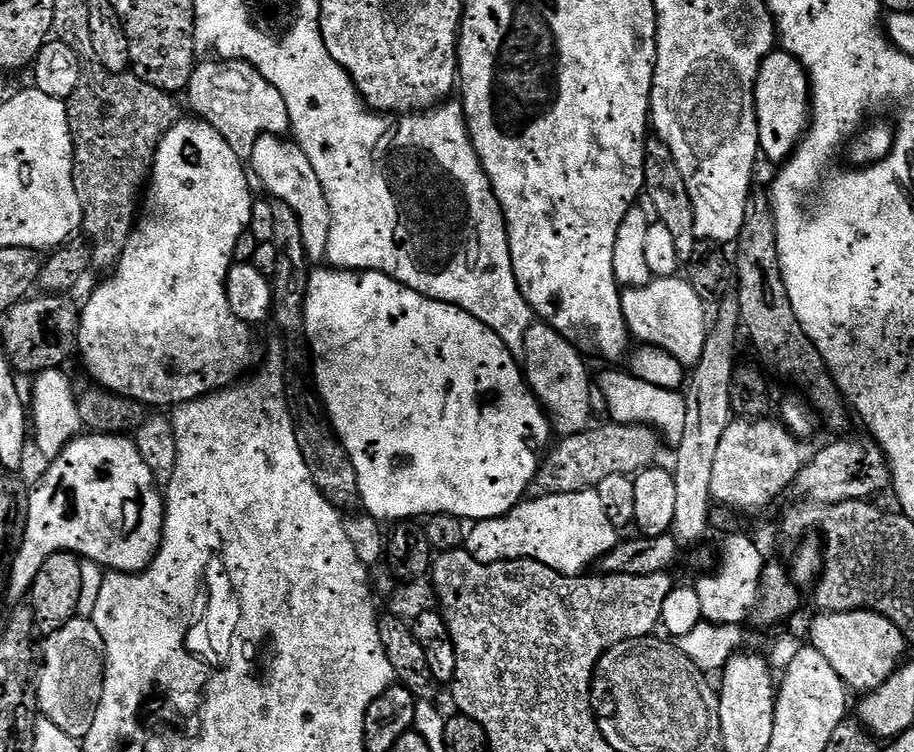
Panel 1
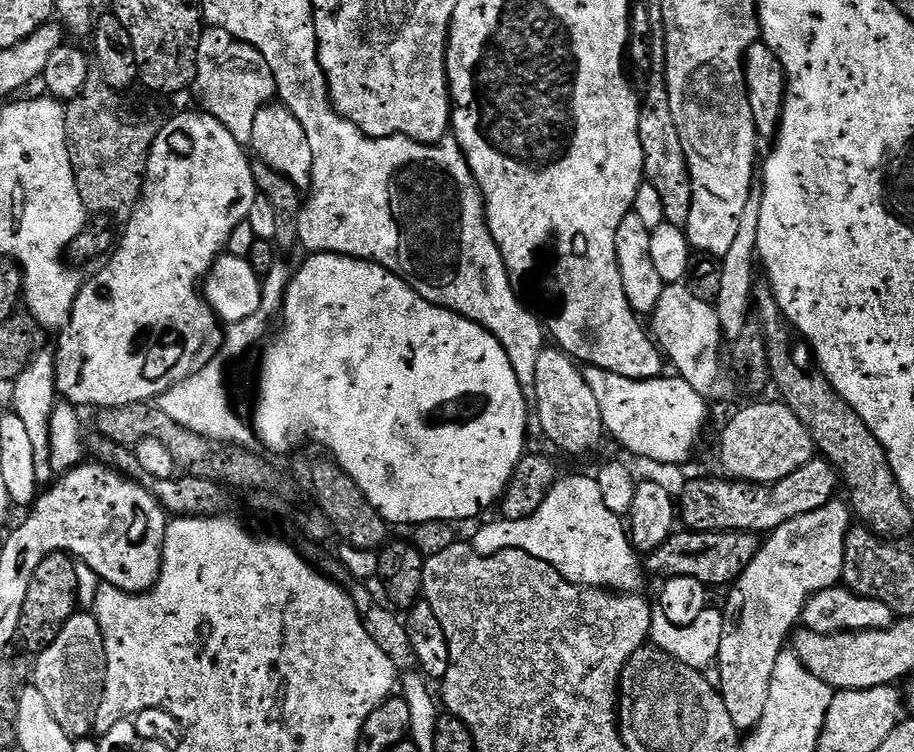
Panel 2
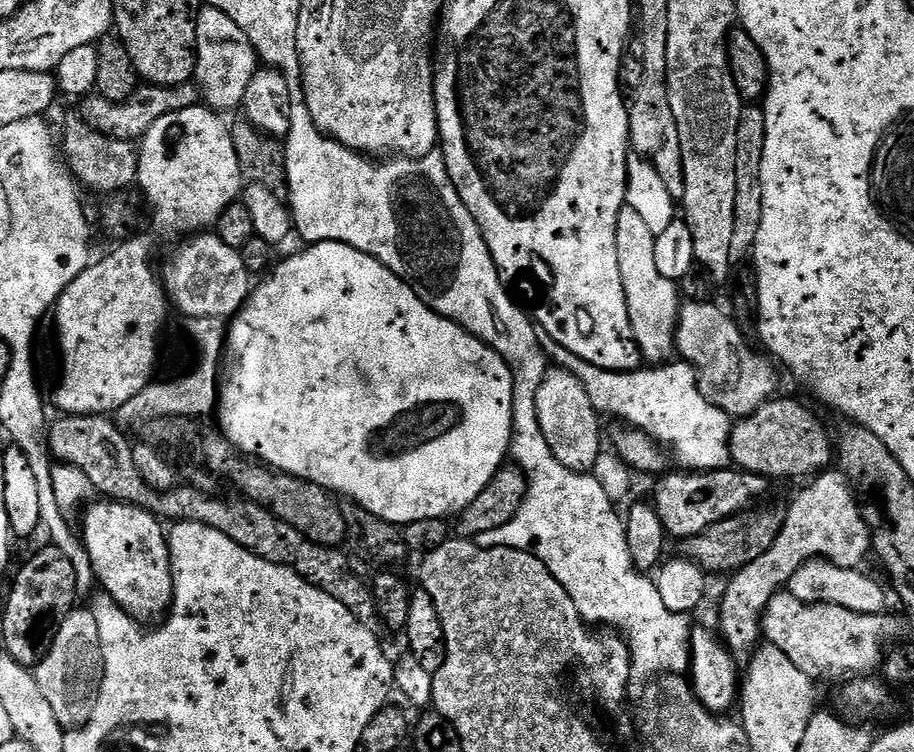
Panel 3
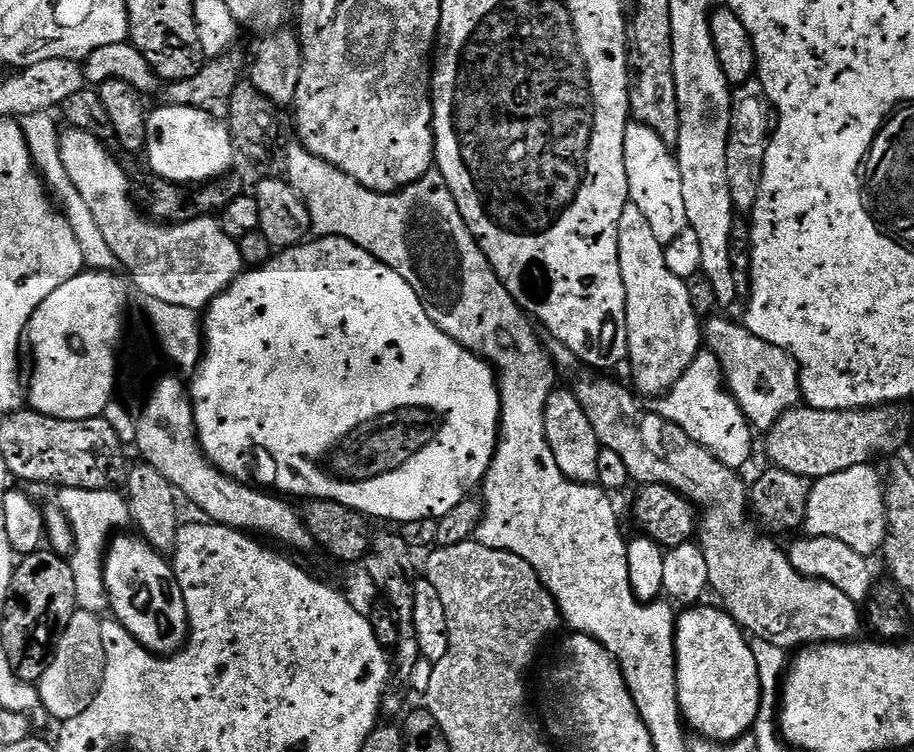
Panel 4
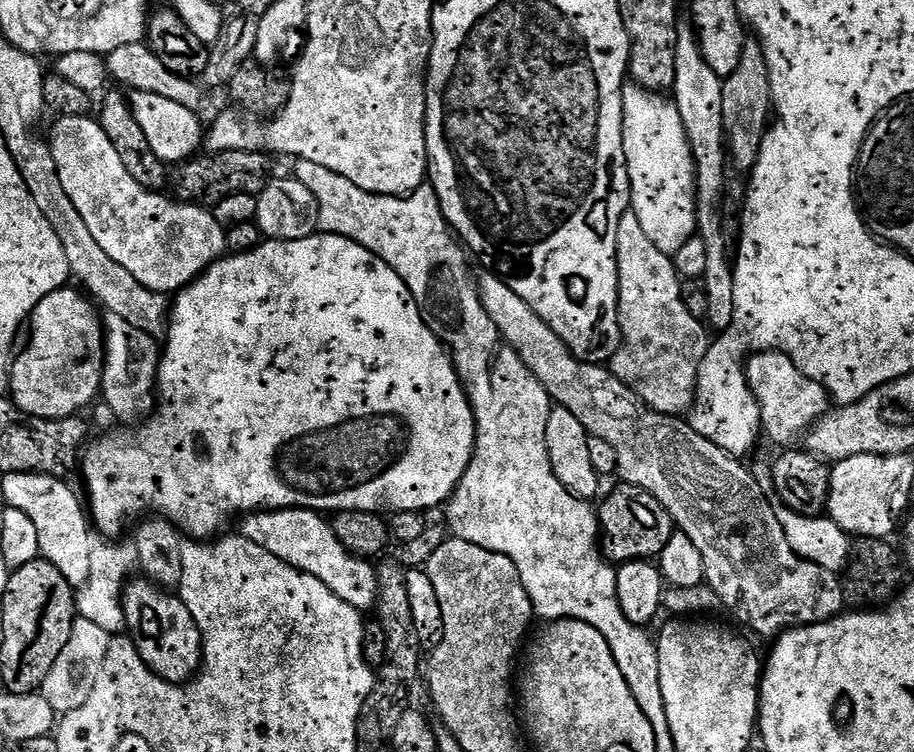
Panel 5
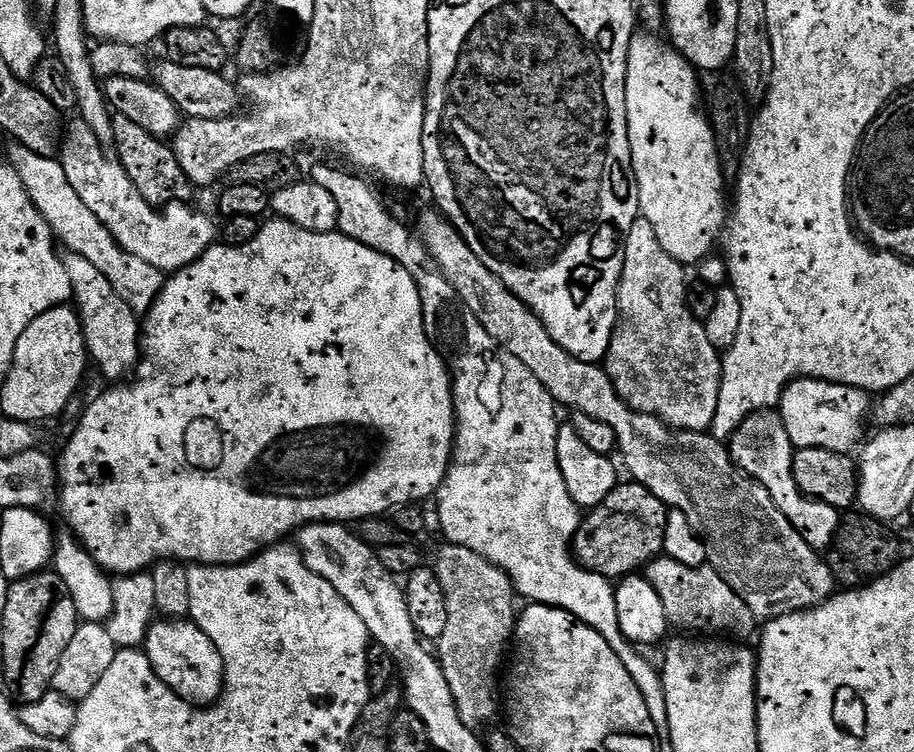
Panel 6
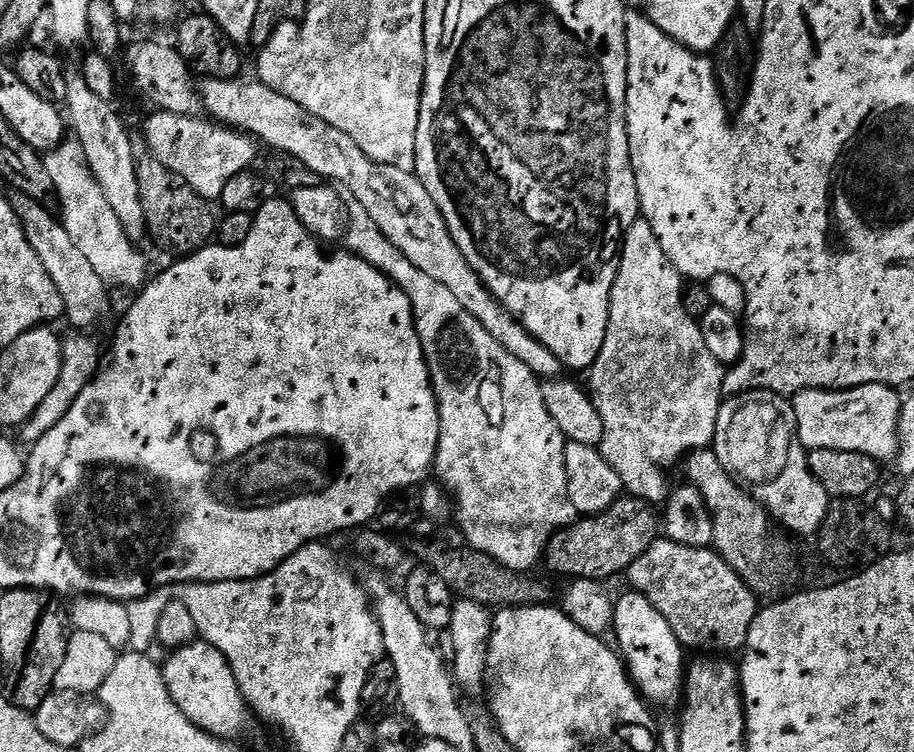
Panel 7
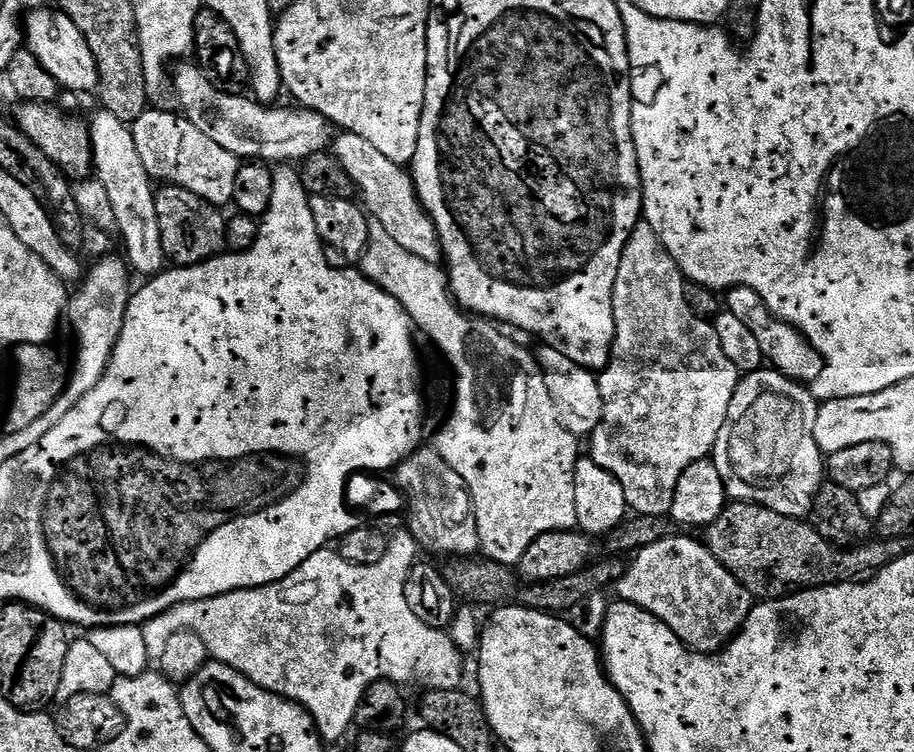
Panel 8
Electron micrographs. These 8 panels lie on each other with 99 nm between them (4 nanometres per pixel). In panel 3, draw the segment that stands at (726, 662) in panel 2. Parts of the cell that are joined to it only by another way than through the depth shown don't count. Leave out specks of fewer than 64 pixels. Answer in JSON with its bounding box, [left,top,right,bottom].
[718,470,872,658]

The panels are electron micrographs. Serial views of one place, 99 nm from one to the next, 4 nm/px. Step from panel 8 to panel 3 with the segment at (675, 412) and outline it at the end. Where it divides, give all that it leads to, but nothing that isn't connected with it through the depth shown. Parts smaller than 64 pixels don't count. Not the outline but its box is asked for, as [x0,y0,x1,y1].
[616,206,682,366]

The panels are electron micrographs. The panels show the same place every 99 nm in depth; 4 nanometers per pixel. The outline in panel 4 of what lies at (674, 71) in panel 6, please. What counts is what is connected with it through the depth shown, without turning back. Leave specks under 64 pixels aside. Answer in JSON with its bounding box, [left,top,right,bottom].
[624,123,688,245]

